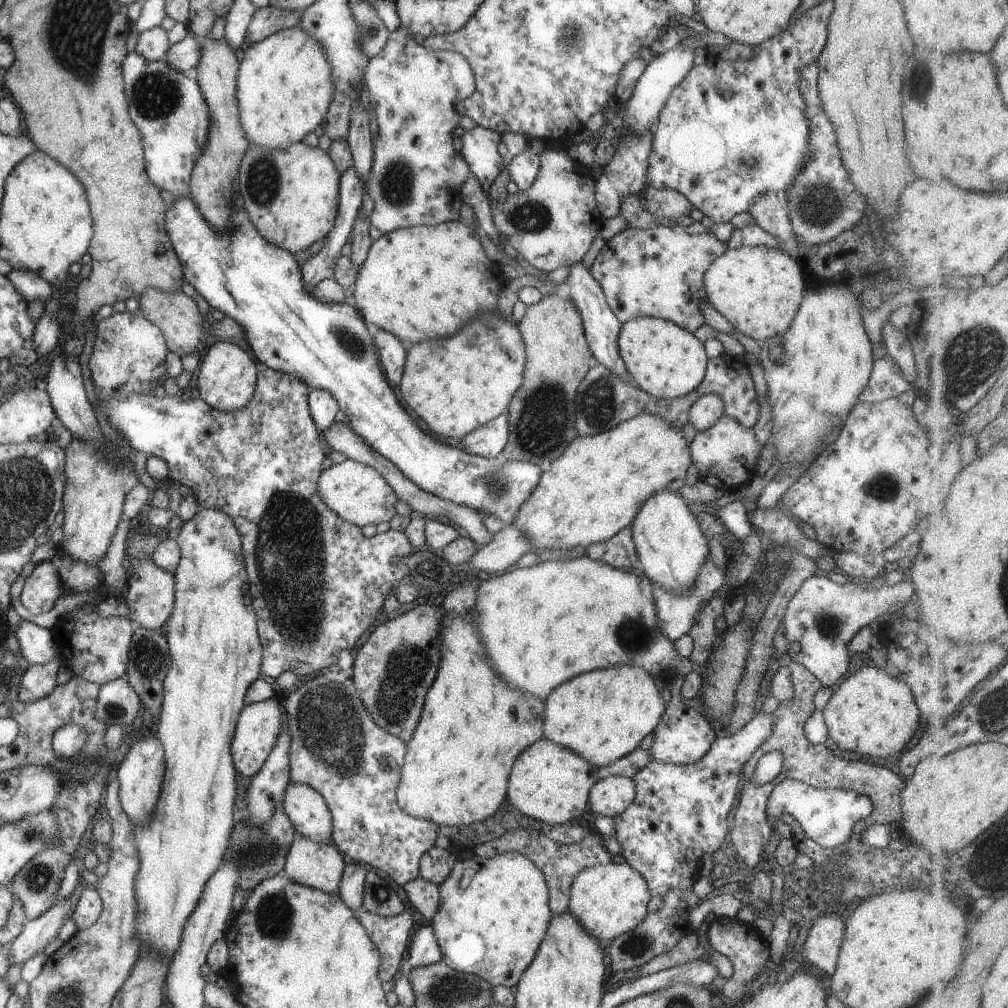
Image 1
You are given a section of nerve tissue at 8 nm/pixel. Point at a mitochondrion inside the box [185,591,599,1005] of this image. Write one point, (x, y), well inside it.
(327, 720)

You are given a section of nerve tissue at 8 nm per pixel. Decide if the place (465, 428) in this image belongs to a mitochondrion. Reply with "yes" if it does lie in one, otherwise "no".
no

